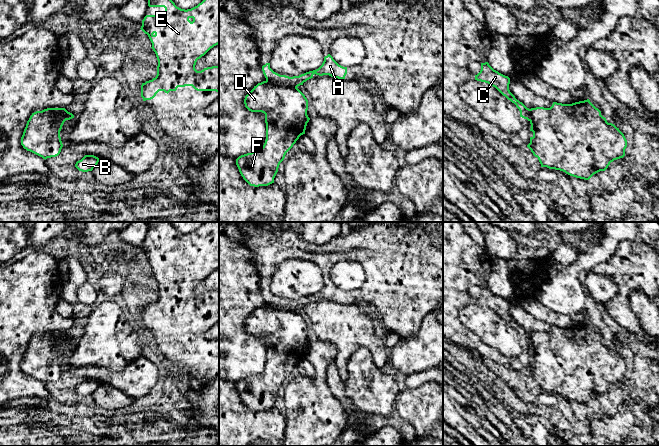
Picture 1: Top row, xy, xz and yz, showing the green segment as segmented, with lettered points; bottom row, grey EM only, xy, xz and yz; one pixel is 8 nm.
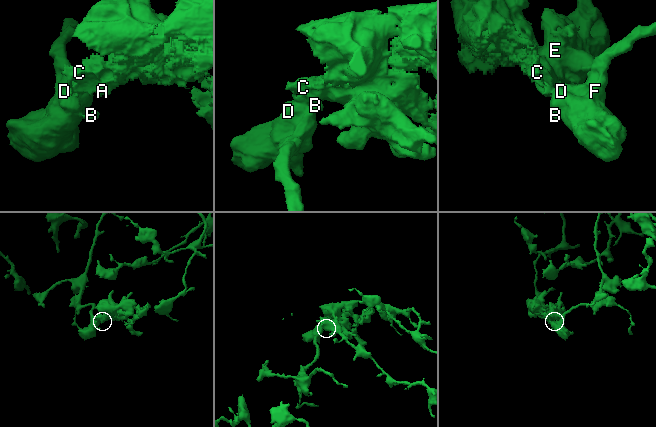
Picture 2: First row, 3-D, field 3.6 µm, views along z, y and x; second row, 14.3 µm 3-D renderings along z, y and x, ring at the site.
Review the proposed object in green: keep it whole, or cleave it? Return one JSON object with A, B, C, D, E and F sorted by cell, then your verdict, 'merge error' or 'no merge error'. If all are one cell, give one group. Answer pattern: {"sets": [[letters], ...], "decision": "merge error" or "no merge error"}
{"sets": [["A", "C", "E"], ["B", "D", "F"]], "decision": "merge error"}

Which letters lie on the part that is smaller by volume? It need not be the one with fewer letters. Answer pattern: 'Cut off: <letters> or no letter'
Cut off: A, C, E

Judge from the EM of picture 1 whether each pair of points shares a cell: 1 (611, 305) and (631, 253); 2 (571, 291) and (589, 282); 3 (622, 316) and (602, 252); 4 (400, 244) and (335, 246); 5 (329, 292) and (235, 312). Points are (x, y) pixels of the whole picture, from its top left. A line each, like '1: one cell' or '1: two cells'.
1: one cell
2: two cells
3: two cells
4: one cell
5: two cells

